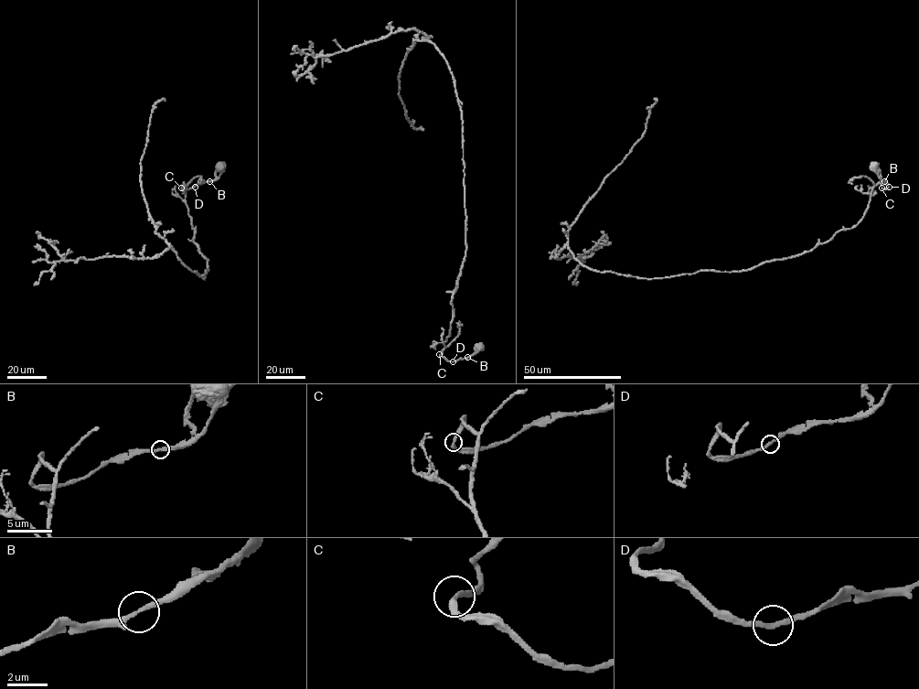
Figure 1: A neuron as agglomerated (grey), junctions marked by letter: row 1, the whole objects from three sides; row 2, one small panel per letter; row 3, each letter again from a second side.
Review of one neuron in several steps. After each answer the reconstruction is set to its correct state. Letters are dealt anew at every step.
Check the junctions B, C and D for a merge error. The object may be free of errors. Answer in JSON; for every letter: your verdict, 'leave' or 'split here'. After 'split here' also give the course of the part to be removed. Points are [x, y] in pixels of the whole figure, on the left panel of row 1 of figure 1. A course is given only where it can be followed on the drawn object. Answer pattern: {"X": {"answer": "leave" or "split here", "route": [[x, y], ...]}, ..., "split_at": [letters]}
{"B": {"answer": "leave"}, "C": {"answer": "leave"}, "D": {"answer": "leave"}, "split_at": []}

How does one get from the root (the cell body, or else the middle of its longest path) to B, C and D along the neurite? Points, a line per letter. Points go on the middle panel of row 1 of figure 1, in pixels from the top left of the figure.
B: (478, 347), (476, 352), (467, 357)
C: (478, 347), (475, 353), (453, 361), (440, 355)
D: (478, 347), (475, 353), (453, 361)

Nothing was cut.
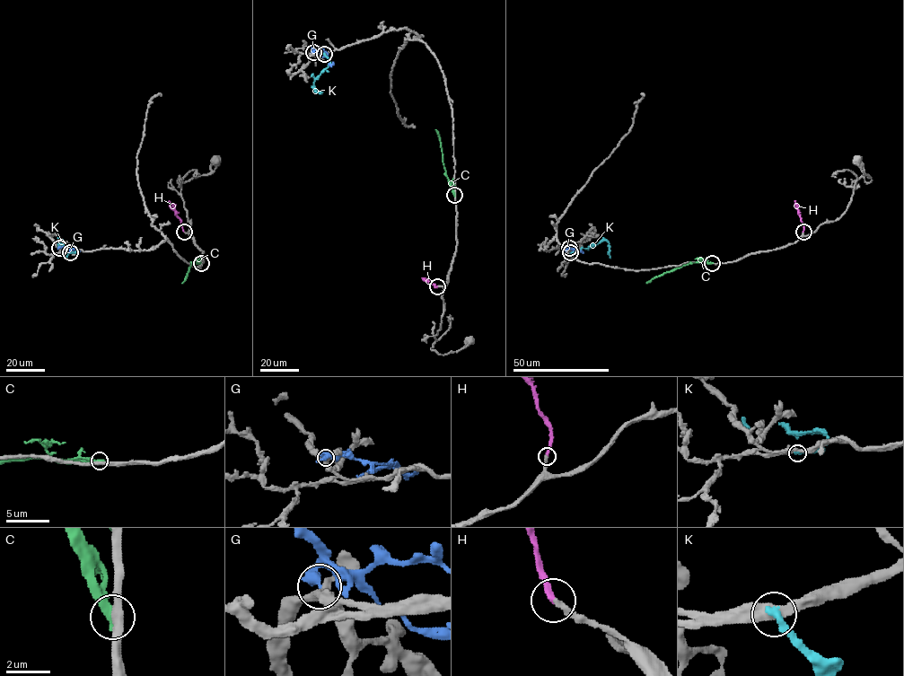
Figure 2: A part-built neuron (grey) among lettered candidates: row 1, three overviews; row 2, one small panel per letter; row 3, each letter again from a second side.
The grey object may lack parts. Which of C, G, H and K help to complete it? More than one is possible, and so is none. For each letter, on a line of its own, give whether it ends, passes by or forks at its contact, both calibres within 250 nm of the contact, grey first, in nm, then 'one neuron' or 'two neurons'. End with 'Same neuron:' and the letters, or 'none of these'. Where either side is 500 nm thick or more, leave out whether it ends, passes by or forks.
C: it ends | 340/340 nm | two neurons
G: it ends | 340/400 nm | two neurons
H: it ends | 280/280 nm | one neuron
K: it ends | 440/360 nm | two neurons
Same neuron: H

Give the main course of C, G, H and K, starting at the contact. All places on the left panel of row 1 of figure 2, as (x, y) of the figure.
C: (201, 263), (191, 265), (181, 283)
G: (59, 248), (80, 250)
H: (184, 232), (180, 219), (169, 201)
K: (70, 252), (76, 250), (62, 244), (61, 240), (68, 251), (65, 258)

